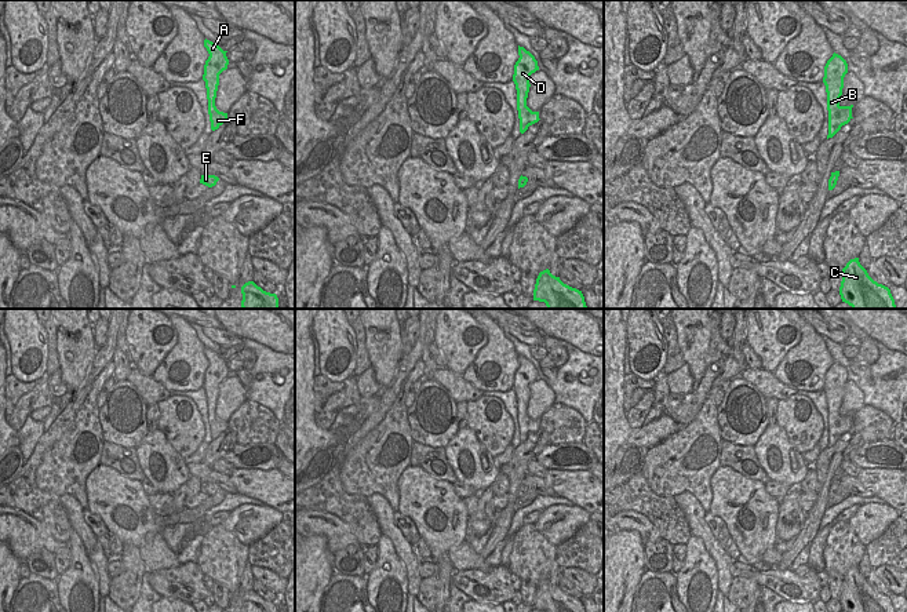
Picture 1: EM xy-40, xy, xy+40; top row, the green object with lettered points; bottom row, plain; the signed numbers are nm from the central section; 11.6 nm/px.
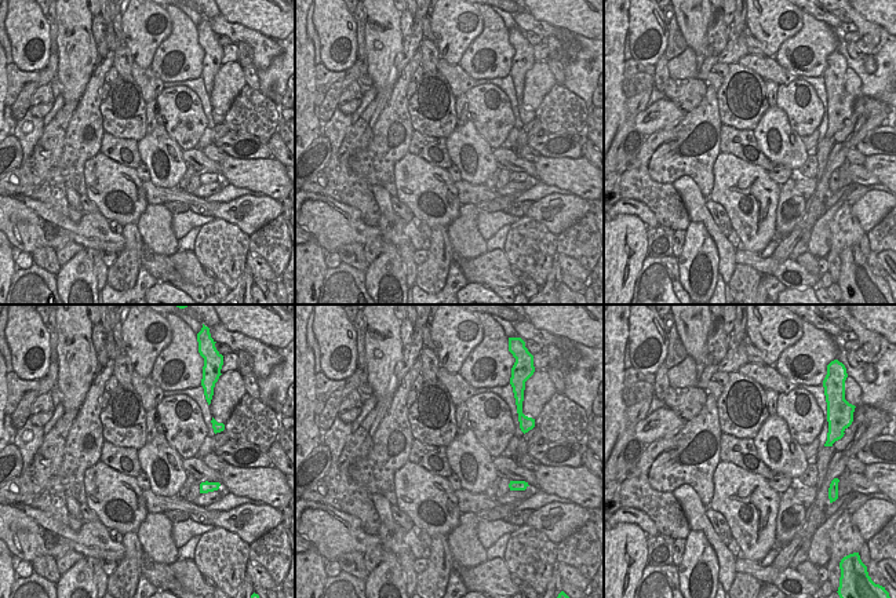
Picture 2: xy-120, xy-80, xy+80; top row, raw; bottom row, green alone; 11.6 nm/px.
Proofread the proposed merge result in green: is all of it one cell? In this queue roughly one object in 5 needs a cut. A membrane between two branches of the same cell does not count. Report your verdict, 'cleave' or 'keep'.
keep

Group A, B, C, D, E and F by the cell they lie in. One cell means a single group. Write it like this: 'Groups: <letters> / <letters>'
Groups: A B C D E F.

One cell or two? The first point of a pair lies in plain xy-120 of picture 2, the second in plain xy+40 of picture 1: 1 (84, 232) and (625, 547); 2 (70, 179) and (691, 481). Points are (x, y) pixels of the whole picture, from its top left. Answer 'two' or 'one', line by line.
1: two
2: one

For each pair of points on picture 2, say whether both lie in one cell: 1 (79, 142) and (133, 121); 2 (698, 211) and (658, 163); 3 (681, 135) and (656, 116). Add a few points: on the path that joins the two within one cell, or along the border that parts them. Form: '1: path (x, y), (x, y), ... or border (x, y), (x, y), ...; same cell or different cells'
1: border (101, 101), (101, 121), (105, 131); different cells
2: border (672, 182), (688, 175), (702, 194); different cells
3: border (685, 113), (680, 119), (645, 135); different cells

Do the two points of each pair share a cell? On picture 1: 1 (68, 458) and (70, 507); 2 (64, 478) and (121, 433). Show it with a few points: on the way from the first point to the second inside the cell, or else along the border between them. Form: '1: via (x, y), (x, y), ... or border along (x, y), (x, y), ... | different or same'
1: border along (59, 495), (72, 495), (83, 509) | different
2: border along (98, 408), (98, 422), (105, 440) | different

